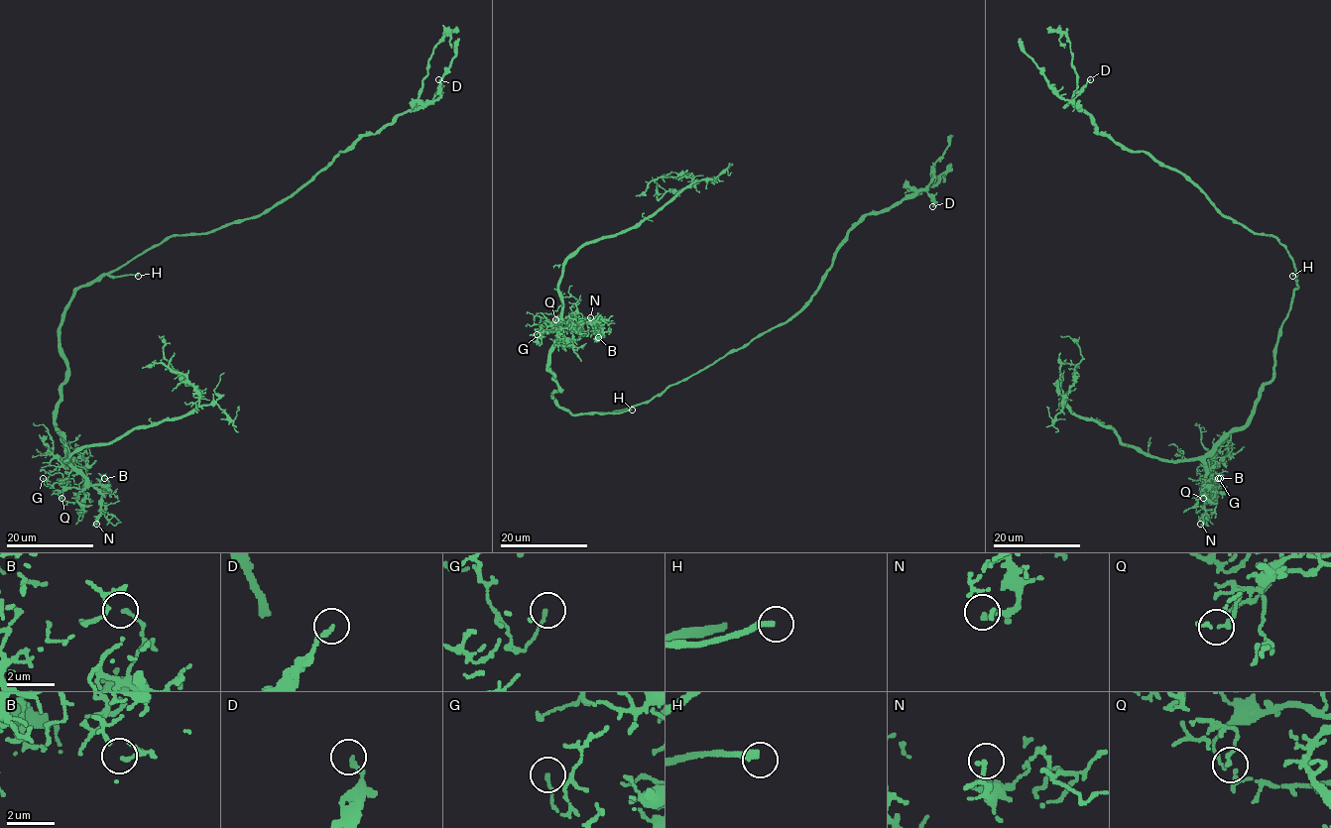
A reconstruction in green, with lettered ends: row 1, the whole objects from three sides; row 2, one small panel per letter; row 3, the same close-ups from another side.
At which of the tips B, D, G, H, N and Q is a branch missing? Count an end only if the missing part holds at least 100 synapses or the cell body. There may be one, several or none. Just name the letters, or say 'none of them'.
H

